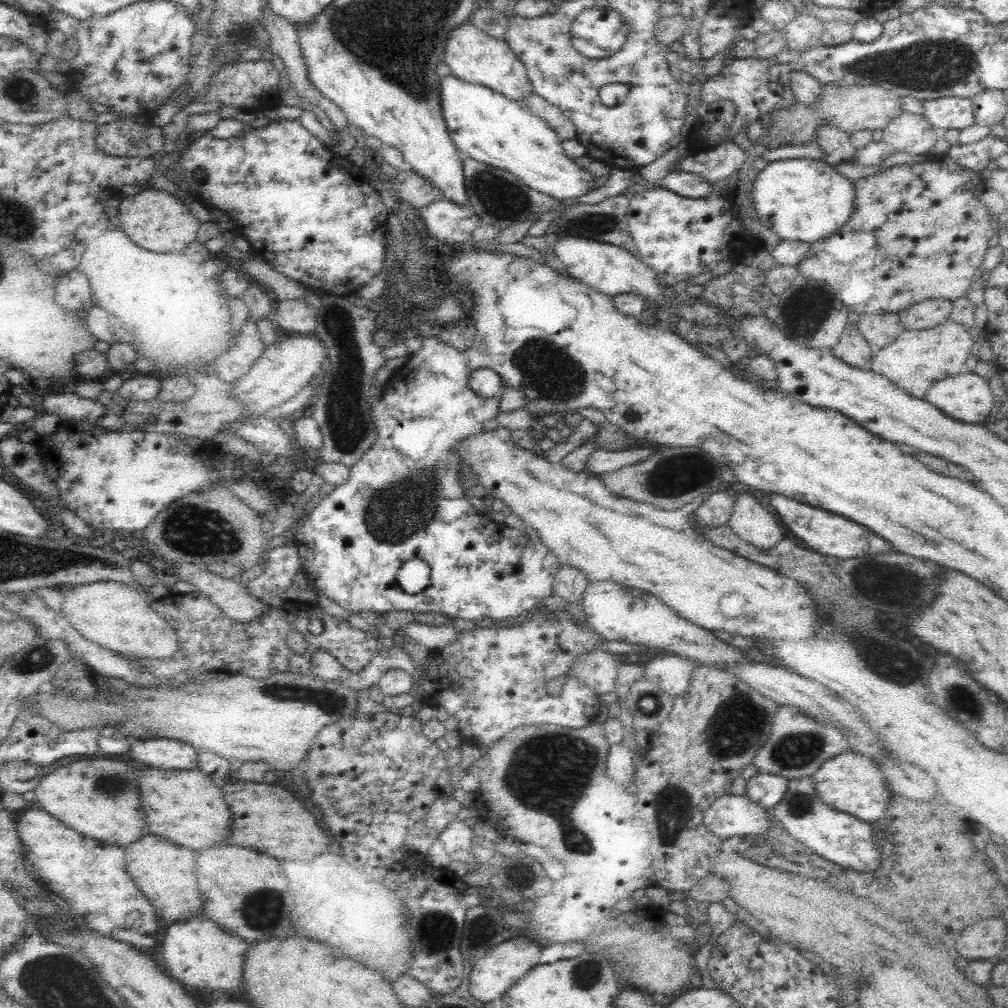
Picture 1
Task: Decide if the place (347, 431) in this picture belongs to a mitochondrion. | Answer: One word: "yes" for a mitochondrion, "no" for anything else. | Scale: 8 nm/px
yes

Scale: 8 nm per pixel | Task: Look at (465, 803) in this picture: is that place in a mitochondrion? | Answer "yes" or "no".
no

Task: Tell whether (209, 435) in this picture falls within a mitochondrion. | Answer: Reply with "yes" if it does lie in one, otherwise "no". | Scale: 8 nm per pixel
no

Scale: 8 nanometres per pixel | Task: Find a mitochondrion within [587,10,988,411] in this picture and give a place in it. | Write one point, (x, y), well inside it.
(942, 63)

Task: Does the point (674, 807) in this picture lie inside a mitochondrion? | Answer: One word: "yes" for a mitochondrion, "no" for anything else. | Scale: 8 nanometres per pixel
yes

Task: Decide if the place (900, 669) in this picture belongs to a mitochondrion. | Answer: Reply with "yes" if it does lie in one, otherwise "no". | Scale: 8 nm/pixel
yes

